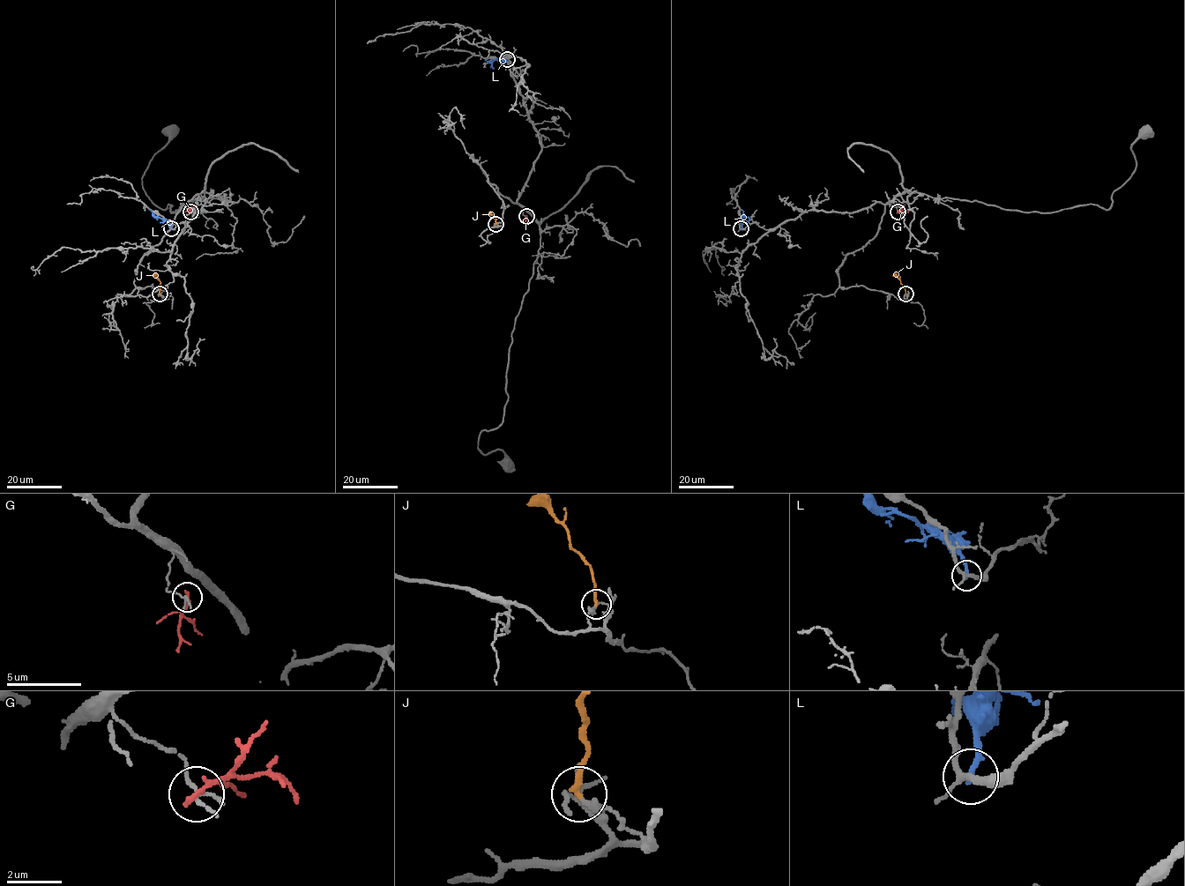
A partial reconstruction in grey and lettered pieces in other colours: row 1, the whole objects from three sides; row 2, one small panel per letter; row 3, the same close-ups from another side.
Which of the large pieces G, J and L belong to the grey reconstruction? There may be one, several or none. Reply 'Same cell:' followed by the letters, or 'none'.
Same cell: J

